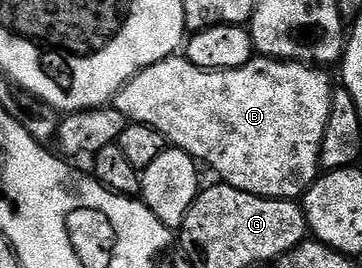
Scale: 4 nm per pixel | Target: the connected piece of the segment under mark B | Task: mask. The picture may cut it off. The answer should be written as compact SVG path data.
M171 56L154 66L144 68L132 80L128 80L120 88L120 92L114 97L112 103L114 109L125 114L130 122L139 122L148 128L156 128L166 137L171 147L177 148L189 154L199 163L211 166L219 174L221 181L227 186L235 186L237 190L243 190L249 194L255 194L261 198L288 198L291 200L301 199L302 195L309 190L310 185L320 177L320 163L322 161L322 141L324 132L328 128L328 116L334 99L335 83L330 83L325 69L305 62L284 62L277 58L264 58L255 56L248 64L244 64L239 70L201 70L196 68L185 56Z

